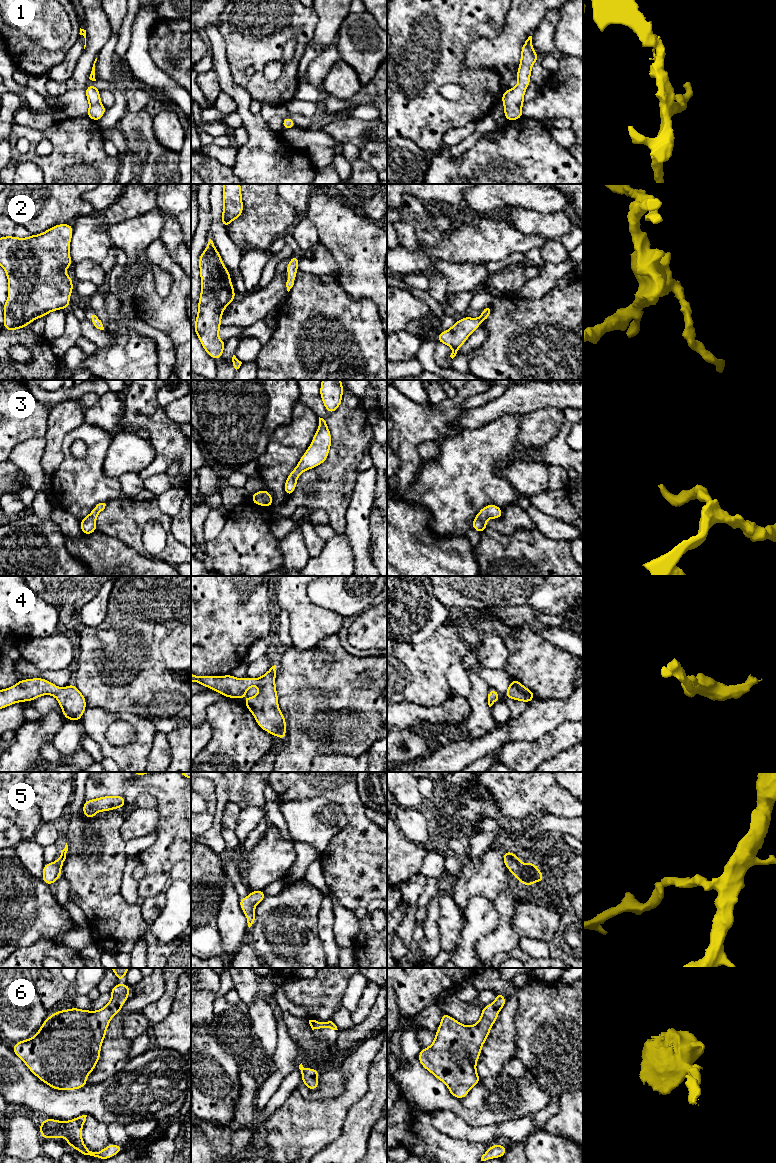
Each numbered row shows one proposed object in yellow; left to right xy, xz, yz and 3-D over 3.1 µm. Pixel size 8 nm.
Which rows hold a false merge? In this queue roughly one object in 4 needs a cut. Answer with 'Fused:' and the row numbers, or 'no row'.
Fused: no row

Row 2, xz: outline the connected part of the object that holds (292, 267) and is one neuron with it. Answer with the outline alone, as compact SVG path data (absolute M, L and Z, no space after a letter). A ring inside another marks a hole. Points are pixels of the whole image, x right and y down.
M292 255L291 260L286 267L286 272L289 274L289 279L286 282L286 287L288 292L294 285L296 274L298 271L299 260L300 260L300 257Z

